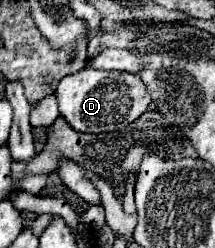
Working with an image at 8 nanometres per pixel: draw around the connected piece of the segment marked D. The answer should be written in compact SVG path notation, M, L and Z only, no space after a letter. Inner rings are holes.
M86 66L84 70L64 76L56 88L56 98L60 106L60 114L76 132L88 134L106 134L120 132L142 112L146 112L152 104L152 96L148 88L136 74L116 72L116 70L94 70Z

